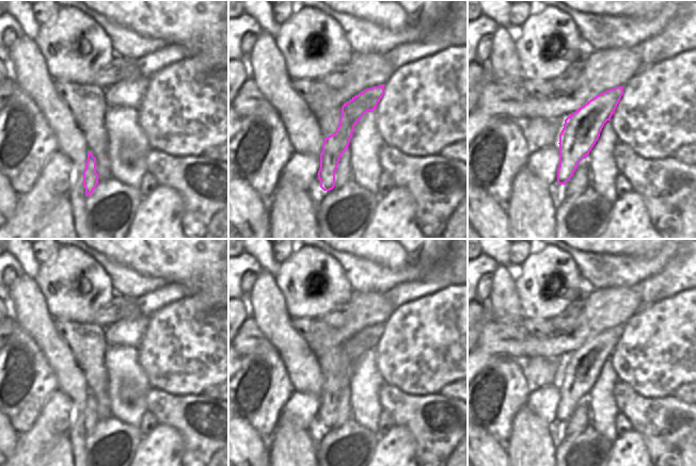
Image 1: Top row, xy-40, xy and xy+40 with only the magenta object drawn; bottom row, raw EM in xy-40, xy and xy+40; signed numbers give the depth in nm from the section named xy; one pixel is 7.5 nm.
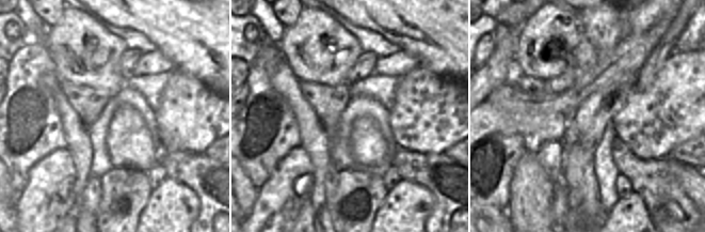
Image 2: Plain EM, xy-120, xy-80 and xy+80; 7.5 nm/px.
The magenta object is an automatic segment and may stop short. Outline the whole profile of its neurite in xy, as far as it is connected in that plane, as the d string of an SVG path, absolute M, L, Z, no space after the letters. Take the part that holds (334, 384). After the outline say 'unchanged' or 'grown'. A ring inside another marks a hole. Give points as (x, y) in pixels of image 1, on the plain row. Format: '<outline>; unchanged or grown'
M384 323L366 327L352 336L342 346L339 363L334 372L325 376L320 392L318 418L323 430L330 430L335 424L335 409L339 397L348 384L359 358L376 346L384 333Z; unchanged

